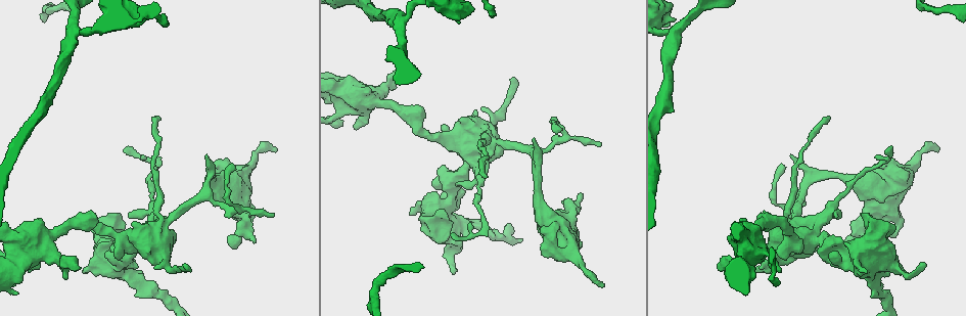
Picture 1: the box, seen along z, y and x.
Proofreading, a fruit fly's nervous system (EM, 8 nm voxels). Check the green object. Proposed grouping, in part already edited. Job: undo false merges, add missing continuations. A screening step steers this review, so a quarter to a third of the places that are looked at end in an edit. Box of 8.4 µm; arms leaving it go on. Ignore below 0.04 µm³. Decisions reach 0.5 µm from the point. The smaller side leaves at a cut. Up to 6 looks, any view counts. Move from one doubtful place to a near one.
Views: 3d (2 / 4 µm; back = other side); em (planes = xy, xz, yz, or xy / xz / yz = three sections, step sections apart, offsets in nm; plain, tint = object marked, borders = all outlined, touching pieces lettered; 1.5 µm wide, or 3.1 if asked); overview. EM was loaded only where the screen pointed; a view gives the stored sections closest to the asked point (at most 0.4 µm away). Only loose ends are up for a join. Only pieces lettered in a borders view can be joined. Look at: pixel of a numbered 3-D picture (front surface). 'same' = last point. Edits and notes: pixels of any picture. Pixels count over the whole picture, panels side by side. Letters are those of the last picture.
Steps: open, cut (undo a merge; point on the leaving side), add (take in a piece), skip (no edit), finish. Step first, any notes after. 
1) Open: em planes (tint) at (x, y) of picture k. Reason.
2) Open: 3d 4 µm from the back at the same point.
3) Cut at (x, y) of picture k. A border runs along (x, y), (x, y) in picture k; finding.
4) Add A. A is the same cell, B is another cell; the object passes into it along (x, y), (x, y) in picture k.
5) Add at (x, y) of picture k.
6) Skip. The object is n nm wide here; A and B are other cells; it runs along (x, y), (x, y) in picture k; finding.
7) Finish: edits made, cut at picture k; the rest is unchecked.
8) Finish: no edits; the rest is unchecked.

Open: 3d 2 µm at (600, 146) of picture 1. An open end.

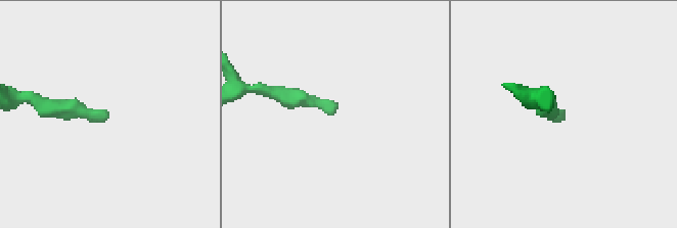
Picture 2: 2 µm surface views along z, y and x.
Open: em planes (borders) at (559, 121) of picture 2. Now the EM.

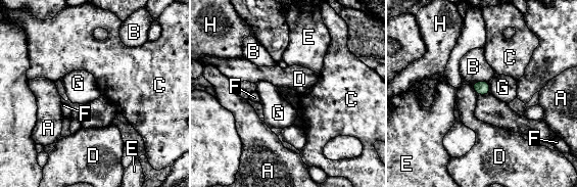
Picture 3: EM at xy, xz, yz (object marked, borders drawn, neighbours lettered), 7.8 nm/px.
Skip. A, B, C, D, E, F, G and H are other cells; a border runs along (488, 82), (490, 93) in picture 3; none of them fits.

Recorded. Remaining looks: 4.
Open: 3d 4 µm at (936, 149) of picture 1. Thin end.

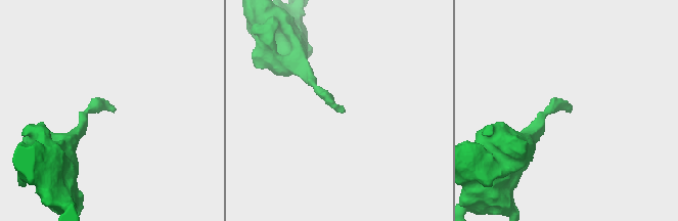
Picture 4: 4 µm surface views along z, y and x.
Open: em planes (borders) at (113, 110) of picture 4.

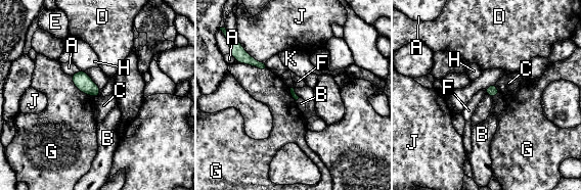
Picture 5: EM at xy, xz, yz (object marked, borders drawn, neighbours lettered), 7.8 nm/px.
Skip. A, B, C, D, E, F, G, H, J and K are other cells; a border runs along (495, 84), (500, 92) in picture 5; no lettered piece goes on from it.

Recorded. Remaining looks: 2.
Open: em planes (tint) at (673, 31) of picture 1. Calibre changes.

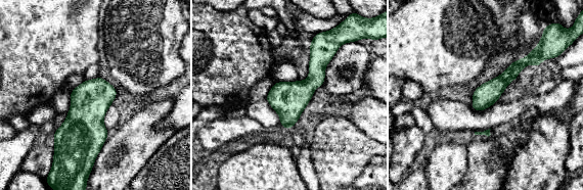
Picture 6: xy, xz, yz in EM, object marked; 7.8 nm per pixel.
Open: em planes (borders) at the same point.

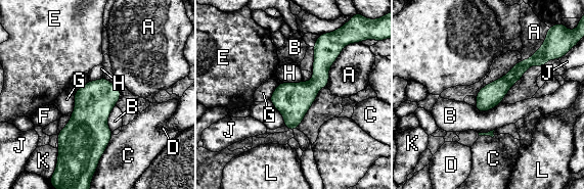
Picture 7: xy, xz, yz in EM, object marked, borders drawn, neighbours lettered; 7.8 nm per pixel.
Skip. The object is 180 nm wide here; A, B, C, D, E, F, G, H, J, K and L are other cells; a border runs along (302, 80), (296, 83), (281, 82) in picture 7; continuous, no second cell.

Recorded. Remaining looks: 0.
Finish: no edits; the rest is unchecked.

